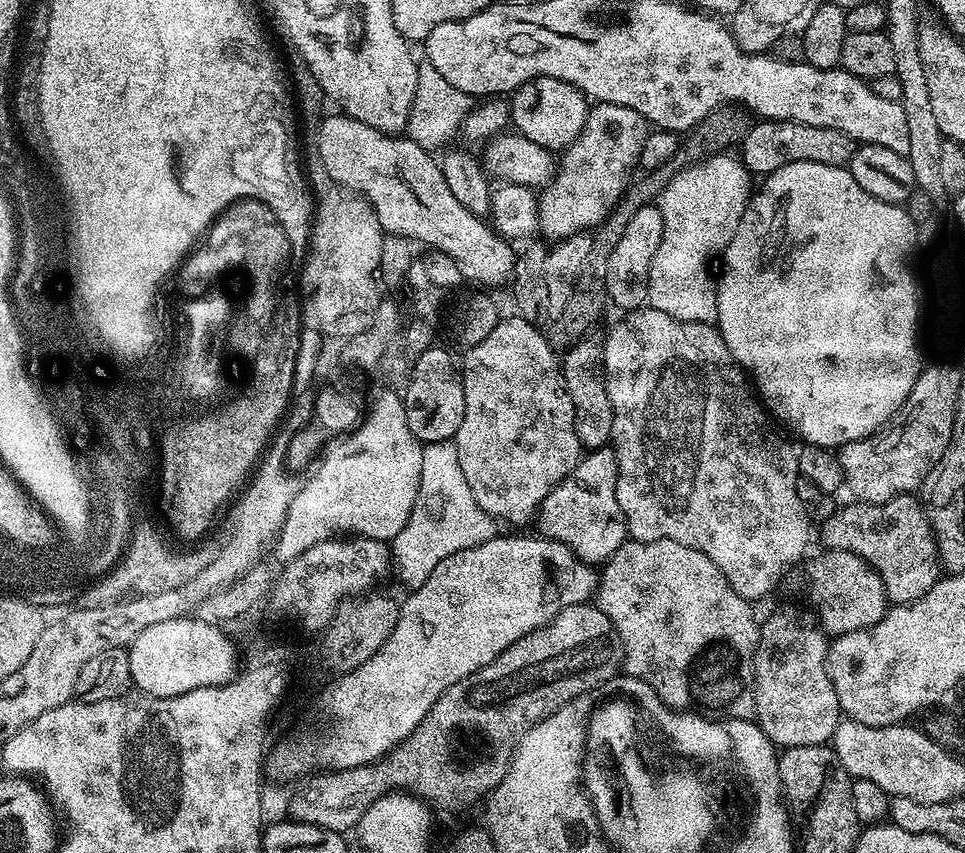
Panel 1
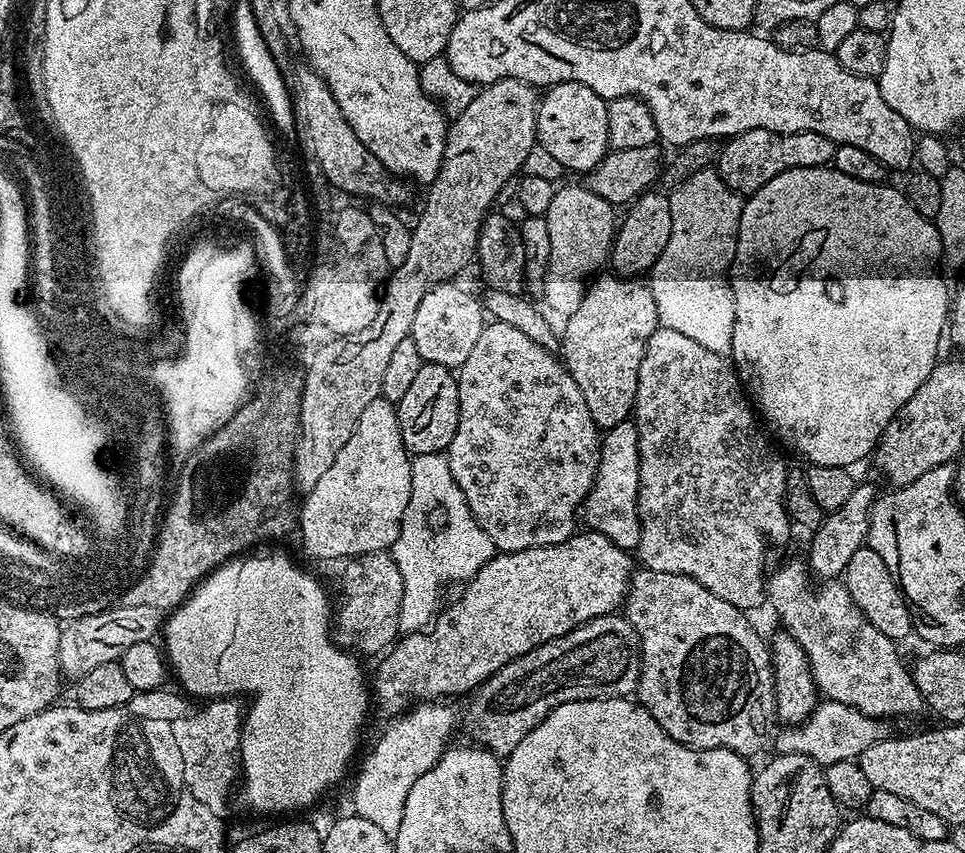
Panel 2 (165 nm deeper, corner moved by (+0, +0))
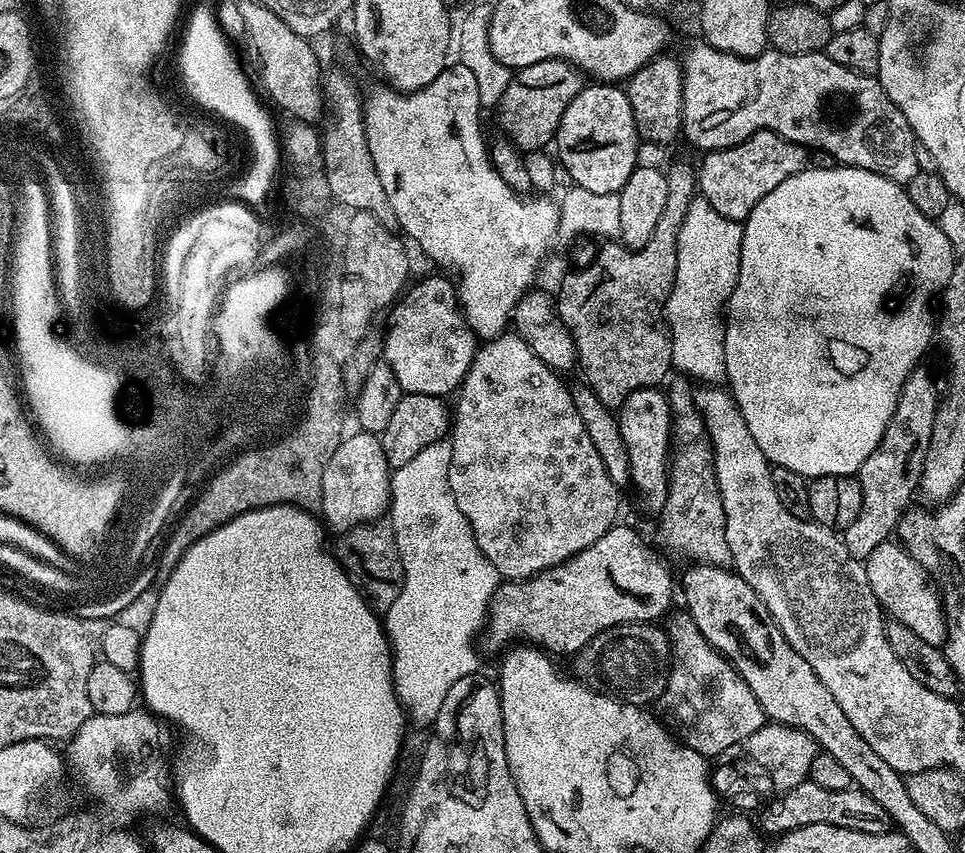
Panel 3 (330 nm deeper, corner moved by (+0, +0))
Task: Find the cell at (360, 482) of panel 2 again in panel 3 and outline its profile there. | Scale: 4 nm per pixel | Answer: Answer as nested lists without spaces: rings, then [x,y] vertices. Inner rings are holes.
[[[356,430],[353,436],[341,439],[340,445],[326,466],[326,474],[322,476],[322,520],[333,533],[349,532],[354,526],[368,524],[371,520],[381,519],[389,511],[392,494],[392,478],[386,462],[386,454],[380,445],[379,435]]]

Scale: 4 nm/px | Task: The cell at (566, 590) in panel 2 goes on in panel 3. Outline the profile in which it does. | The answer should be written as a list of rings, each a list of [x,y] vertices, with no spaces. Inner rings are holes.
[[[623,522],[617,523],[613,528],[608,530],[594,544],[588,546],[586,550],[579,552],[574,558],[568,560],[567,564],[559,564],[550,570],[540,572],[536,576],[532,576],[528,580],[514,580],[511,582],[501,583],[492,596],[492,605],[488,607],[488,619],[486,627],[482,632],[482,640],[489,644],[492,648],[500,648],[499,650],[507,649],[509,646],[515,645],[517,642],[527,642],[529,645],[535,646],[549,654],[555,654],[557,657],[568,656],[567,658],[575,657],[576,653],[586,647],[589,642],[606,628],[613,628],[619,624],[634,624],[637,622],[656,622],[659,621],[659,616],[663,614],[672,604],[672,576],[668,573],[666,565],[660,561],[660,556],[635,532],[632,528],[627,528]]]

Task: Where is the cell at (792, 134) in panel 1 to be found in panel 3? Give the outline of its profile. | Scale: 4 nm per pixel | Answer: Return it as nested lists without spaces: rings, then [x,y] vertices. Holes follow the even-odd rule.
[[[755,132],[750,138],[729,148],[713,148],[703,153],[704,161],[698,164],[699,195],[722,214],[722,218],[744,221],[774,190],[794,174],[809,167],[810,152],[802,144],[782,138],[777,132]]]

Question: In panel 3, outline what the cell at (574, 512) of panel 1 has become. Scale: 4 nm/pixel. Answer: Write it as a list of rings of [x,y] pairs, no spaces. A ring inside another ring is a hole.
[[[659,387],[634,390],[634,394],[630,394],[618,409],[622,439],[626,441],[626,452],[630,454],[632,484],[640,491],[645,506],[652,514],[659,514],[664,509],[672,447],[672,404],[660,391]]]

